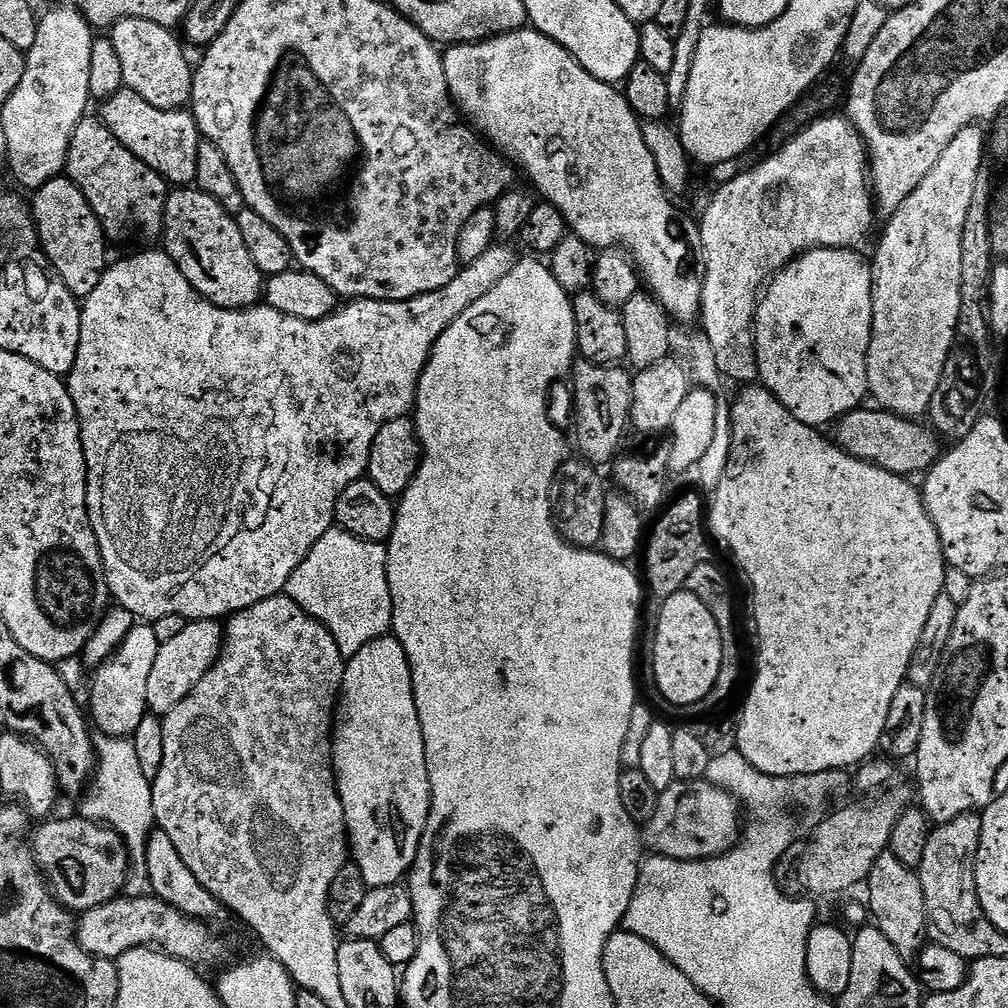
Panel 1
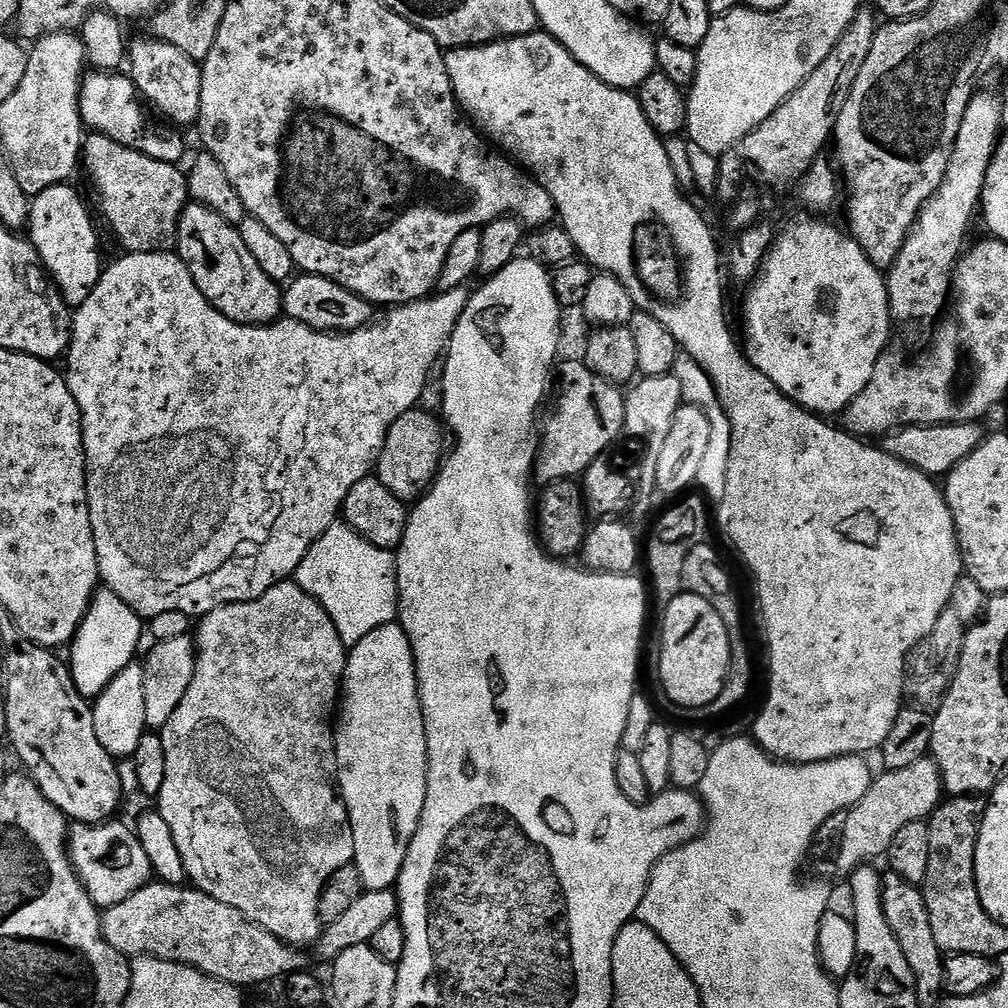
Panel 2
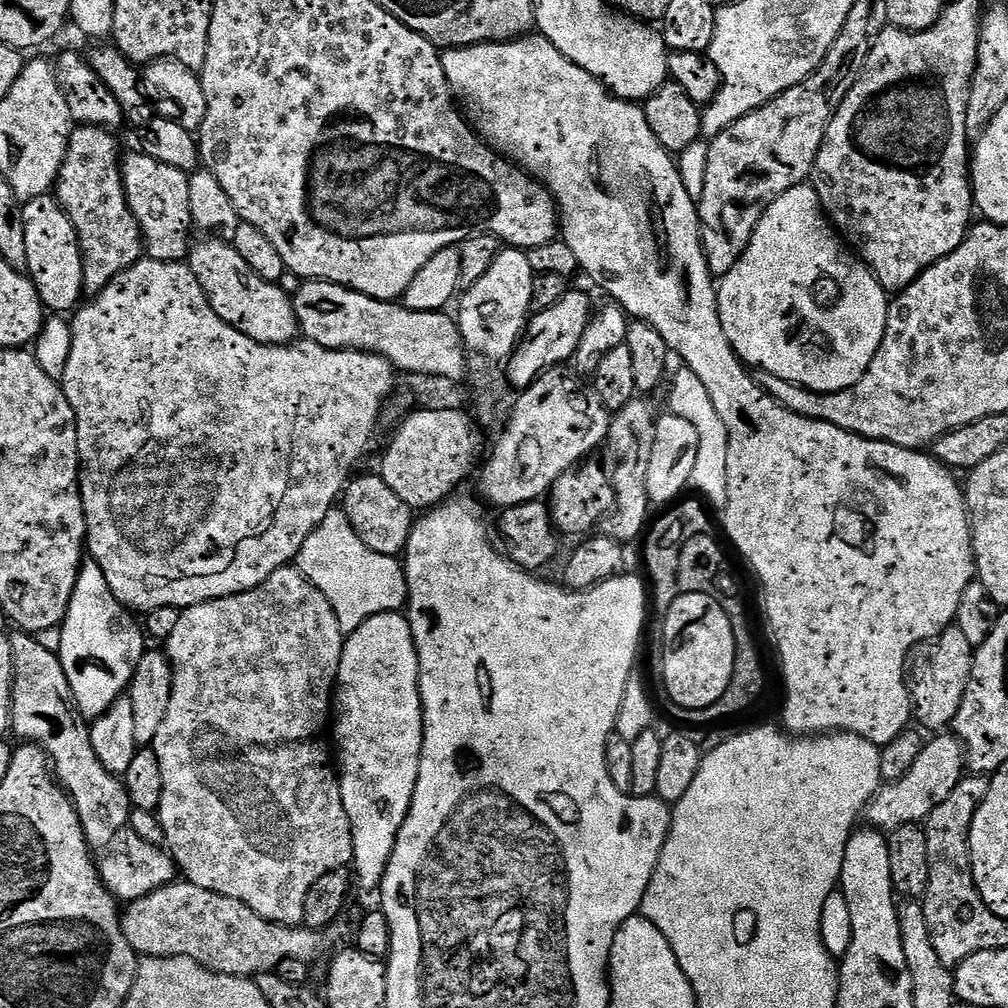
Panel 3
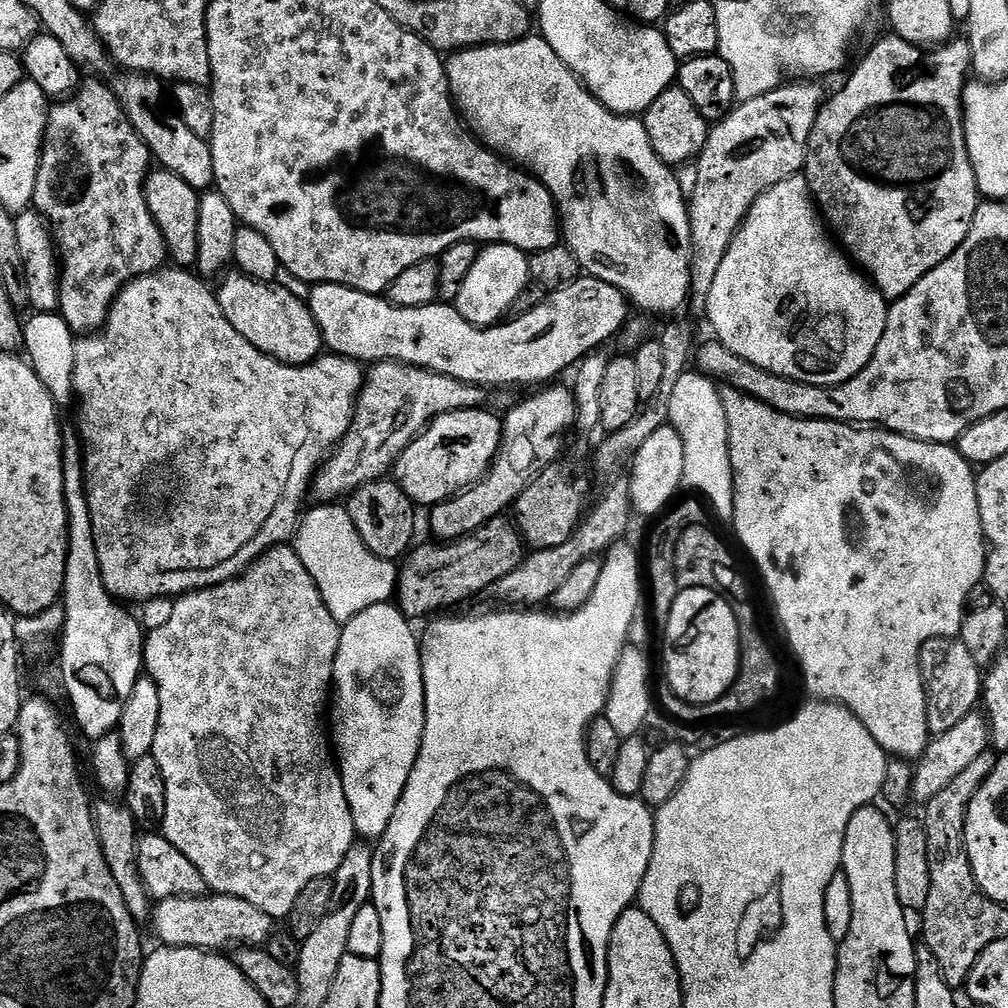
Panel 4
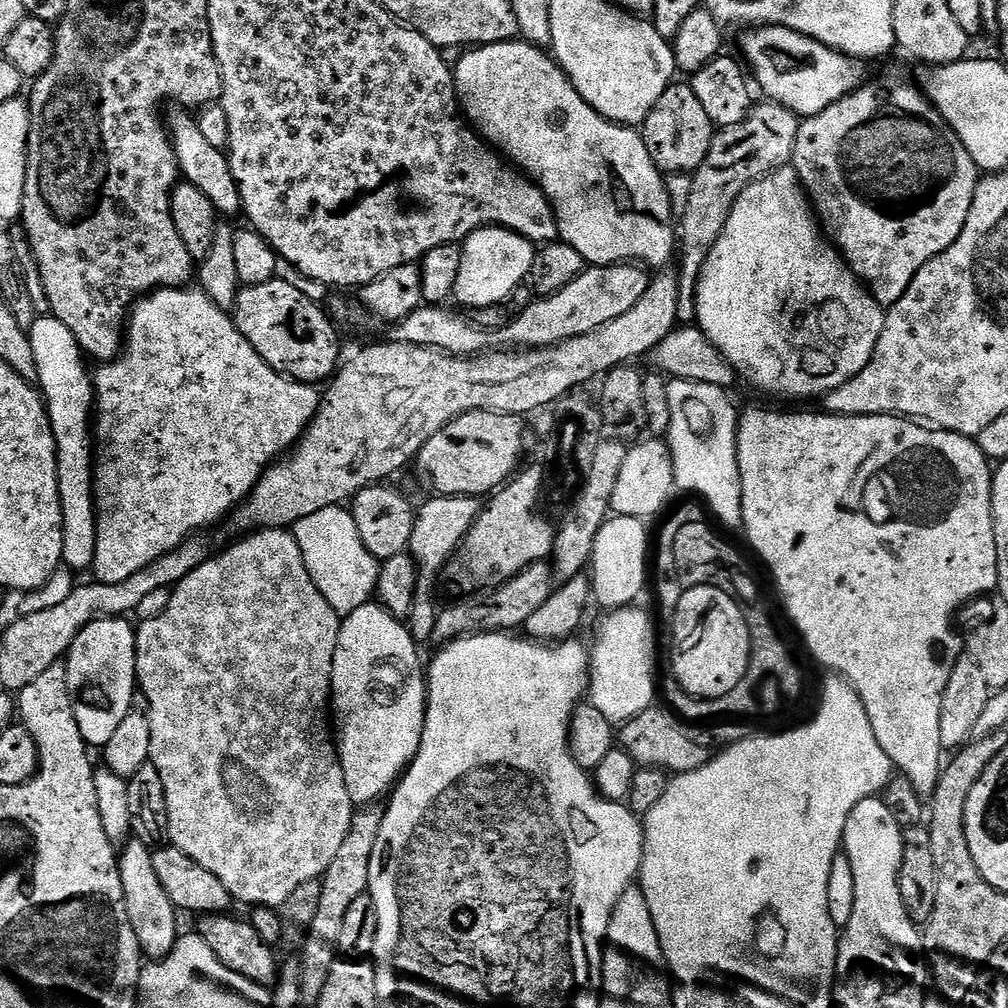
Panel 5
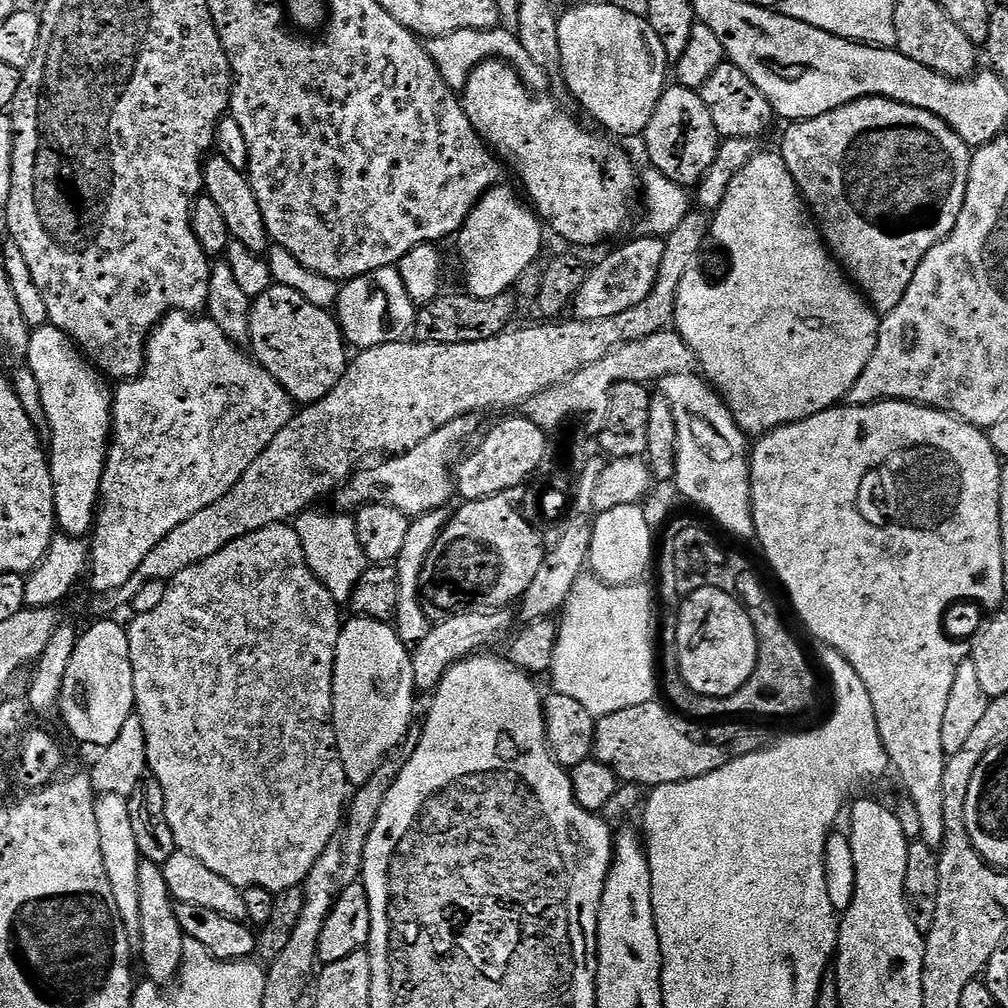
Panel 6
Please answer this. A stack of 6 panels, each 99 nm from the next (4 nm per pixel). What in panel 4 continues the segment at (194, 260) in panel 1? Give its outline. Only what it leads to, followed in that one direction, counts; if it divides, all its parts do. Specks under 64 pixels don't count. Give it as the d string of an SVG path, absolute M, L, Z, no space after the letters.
M239 270L229 271L224 278L220 288L215 289L216 300L222 306L226 322L230 322L250 346L283 364L308 364L321 355L324 339L305 301L294 298L290 290L275 282L260 284Z

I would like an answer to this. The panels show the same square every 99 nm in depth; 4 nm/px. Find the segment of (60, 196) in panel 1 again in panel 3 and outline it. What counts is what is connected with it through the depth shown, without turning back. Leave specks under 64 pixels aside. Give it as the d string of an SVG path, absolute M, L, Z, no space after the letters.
M55 195L26 200L23 205L28 263L26 275L34 282L38 298L49 313L71 313L81 303L80 296L85 295L84 255L80 249L78 234L74 230L74 222L70 222L66 210L56 200Z

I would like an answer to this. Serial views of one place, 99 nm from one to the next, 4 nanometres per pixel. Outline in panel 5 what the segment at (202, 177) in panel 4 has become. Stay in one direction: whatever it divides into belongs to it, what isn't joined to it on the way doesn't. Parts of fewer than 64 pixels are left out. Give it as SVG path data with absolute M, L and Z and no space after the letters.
M169 107L166 112L166 127L172 142L172 148L176 152L176 161L180 167L181 177L187 183L198 186L198 190L202 190L202 194L206 194L206 198L210 198L210 202L216 207L217 213L224 218L232 218L228 216L240 216L242 209L240 206L240 195L238 188L234 182L234 174L230 174L230 162L228 161L225 149L215 148L215 146L206 138L202 138L202 130L200 129L197 117L189 111L179 107Z

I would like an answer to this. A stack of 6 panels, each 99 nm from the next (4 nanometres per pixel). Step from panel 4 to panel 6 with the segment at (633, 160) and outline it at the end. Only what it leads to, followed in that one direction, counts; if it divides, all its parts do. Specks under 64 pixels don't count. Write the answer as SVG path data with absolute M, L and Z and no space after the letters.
M499 58L486 60L476 67L470 74L466 86L462 89L462 103L466 110L466 118L470 118L470 126L474 126L474 130L483 138L485 144L492 149L493 153L495 153L507 167L509 164L510 167L516 168L517 174L520 175L521 182L524 183L525 190L528 191L529 198L532 199L532 201L530 201L531 207L538 213L540 220L543 221L549 229L552 227L562 239L569 240L572 244L600 244L603 240L608 240L611 236L618 235L619 232L627 226L628 215L632 212L632 199L634 199L635 196L637 199L638 196L638 172L632 169L631 158L628 157L618 145L611 144L611 142L616 142L613 142L607 135L601 134L599 131L596 131L597 133L587 132L558 101L551 100L550 97L551 95L548 94L537 94L530 91L530 89L525 86L520 74L512 69L512 65L504 63L504 61Z

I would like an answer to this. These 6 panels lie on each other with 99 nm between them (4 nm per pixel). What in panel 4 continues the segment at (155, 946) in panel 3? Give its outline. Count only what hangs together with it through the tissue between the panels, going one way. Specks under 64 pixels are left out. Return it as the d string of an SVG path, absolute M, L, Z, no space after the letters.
M205 894L166 898L153 907L150 925L161 945L169 948L202 948L206 952L259 948L274 935L274 921L258 906L250 906L242 898Z

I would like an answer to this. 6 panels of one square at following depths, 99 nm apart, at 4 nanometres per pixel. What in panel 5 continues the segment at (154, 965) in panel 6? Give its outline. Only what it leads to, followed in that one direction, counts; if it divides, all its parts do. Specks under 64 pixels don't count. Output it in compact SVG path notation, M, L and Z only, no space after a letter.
M135 838L129 839L118 852L126 914L130 918L130 927L138 938L140 955L148 962L161 960L170 954L170 950L174 950L174 942L182 935L182 928L176 921L178 910L170 902L166 890L162 890L162 882L158 882L152 854L153 849L149 845Z

